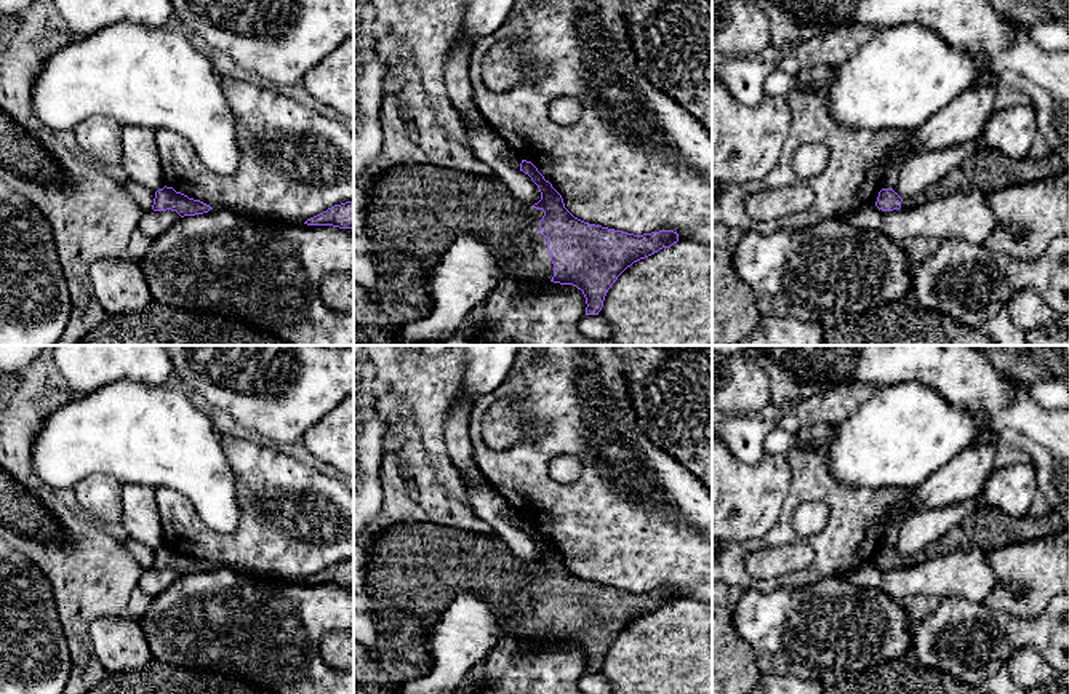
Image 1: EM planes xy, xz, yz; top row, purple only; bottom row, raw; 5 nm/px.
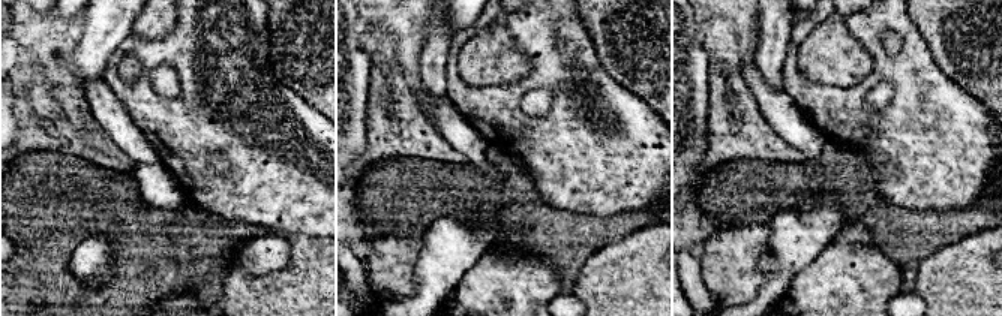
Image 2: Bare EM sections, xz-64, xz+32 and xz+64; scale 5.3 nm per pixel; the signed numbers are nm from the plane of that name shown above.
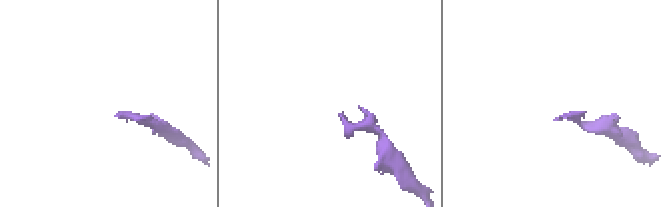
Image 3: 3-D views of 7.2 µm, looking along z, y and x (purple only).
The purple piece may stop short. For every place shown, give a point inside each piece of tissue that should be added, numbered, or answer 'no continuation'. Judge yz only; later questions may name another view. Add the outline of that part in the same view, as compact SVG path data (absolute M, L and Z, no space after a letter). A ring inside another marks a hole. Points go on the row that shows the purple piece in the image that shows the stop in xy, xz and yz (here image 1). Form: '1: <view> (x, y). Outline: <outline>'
1: yz (988, 170). Outline: M979 146L975 155L963 160L936 184L911 197L903 197L901 208L911 209L954 193L983 192L991 195L1008 185L1035 182L1064 170L1063 160L1055 152L1039 160L1031 157L1016 160L995 149Z

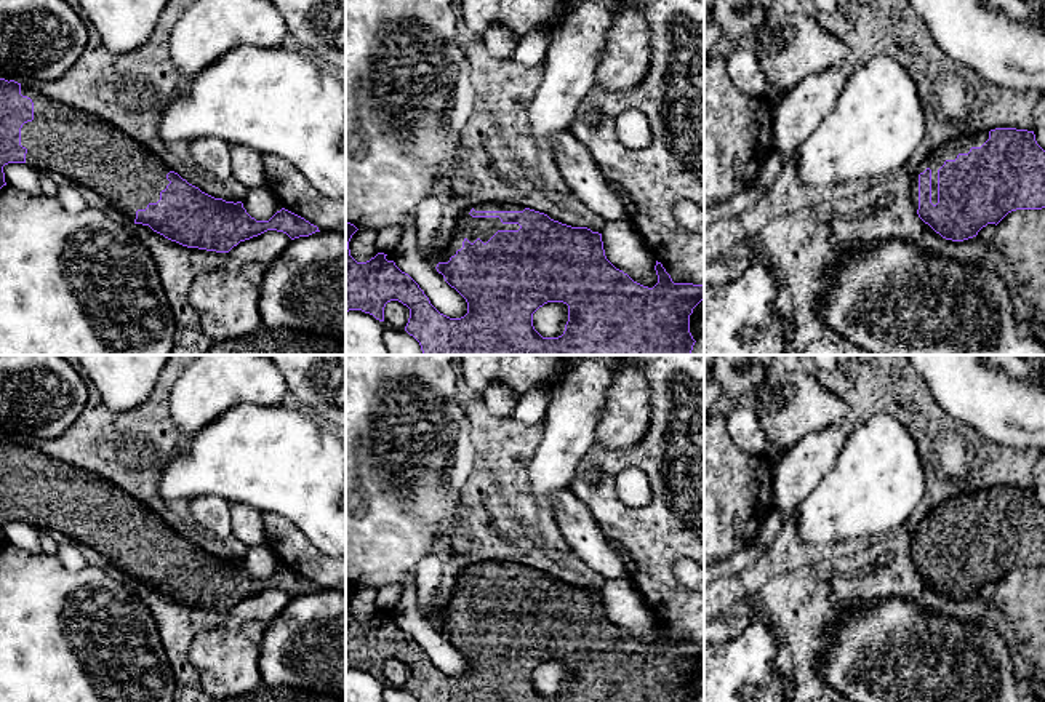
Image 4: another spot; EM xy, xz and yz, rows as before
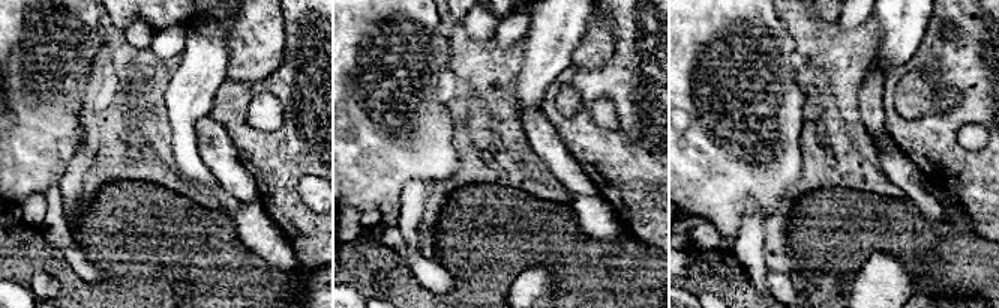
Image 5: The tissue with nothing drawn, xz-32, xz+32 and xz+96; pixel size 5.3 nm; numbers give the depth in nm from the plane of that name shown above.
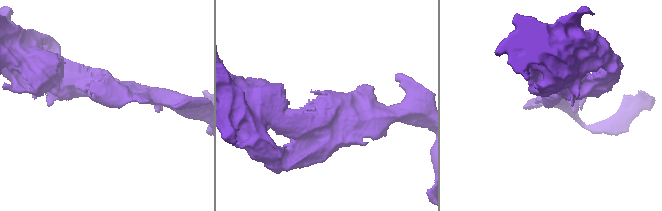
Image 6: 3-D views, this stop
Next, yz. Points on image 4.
1: yz (962, 144). Outline: M989 131L962 134L933 149L919 165L912 177L912 205L919 209L919 174L927 168L931 170L931 203L938 203L938 170L946 160L955 160L959 154L968 154L971 147L981 147L989 139Z

